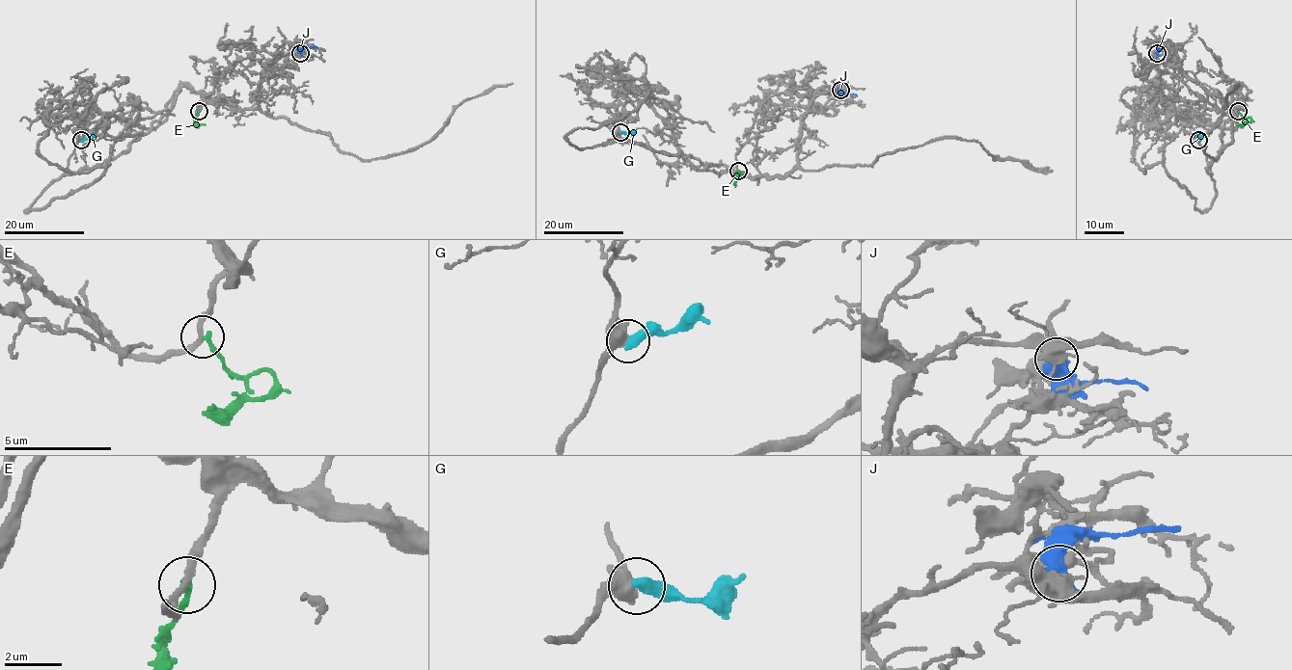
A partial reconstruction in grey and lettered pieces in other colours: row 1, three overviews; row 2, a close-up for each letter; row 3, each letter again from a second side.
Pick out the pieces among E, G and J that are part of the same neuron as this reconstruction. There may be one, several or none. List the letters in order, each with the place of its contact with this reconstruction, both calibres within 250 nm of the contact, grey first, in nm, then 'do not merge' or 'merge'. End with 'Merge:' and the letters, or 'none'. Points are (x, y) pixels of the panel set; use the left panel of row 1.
E: meets grey at (199, 111); 240 nm thick on the grey side, 240 nm on the other; do not merge
G: meets grey at (81, 140); 440 nm thick on the grey side, 480 nm on the other; do not merge
J: meets grey at (300, 53); 440 nm thick on the grey side, 480 nm on the other; do not merge
Merge: none

